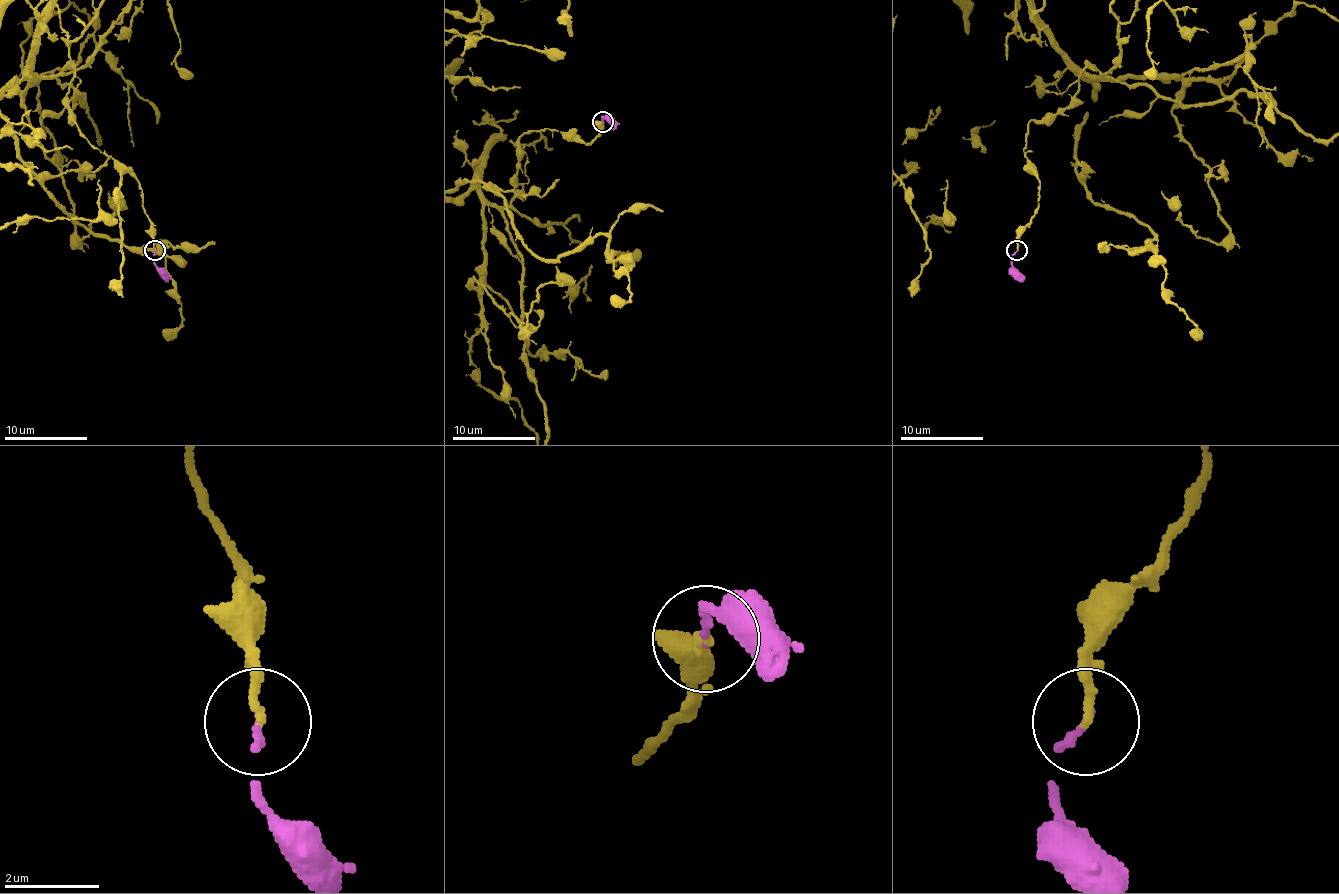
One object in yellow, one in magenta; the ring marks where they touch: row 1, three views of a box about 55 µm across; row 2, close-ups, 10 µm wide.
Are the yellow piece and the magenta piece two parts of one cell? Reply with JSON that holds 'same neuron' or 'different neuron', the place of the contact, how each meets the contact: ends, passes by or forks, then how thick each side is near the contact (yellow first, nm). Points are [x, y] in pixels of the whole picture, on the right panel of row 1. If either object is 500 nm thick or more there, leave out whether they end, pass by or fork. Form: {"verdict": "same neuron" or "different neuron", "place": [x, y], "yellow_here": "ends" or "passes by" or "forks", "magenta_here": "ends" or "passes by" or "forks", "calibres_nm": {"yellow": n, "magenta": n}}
{"verdict": "same neuron", "place": [1017, 250], "yellow_here": "ends", "magenta_here": "ends", "calibres_nm": {"yellow": 180, "magenta": 150}}

